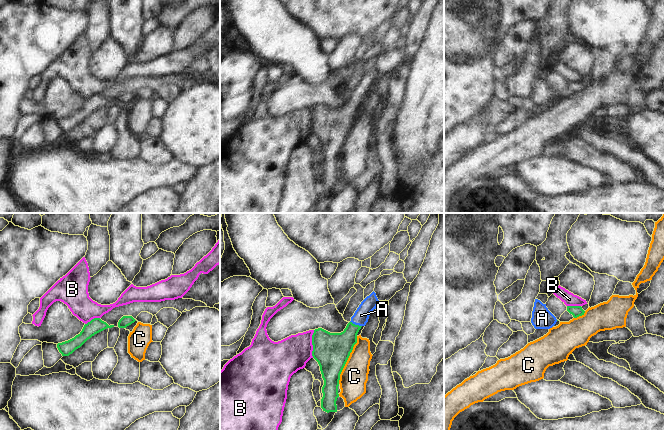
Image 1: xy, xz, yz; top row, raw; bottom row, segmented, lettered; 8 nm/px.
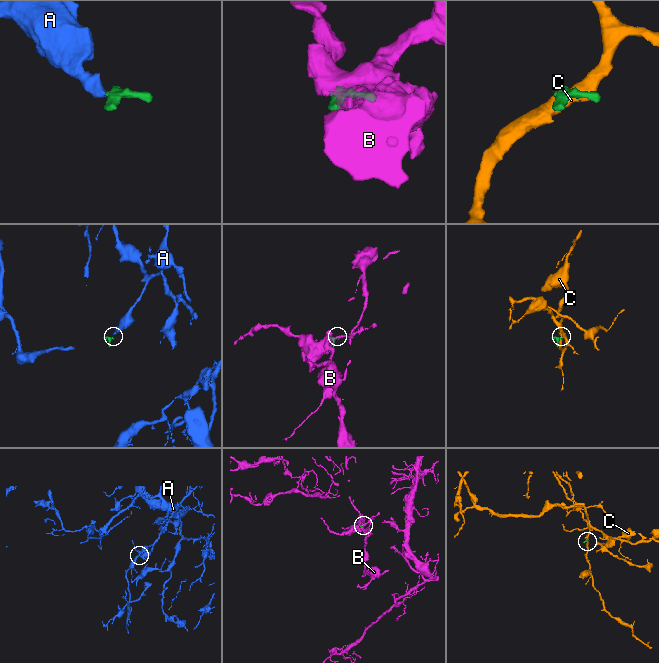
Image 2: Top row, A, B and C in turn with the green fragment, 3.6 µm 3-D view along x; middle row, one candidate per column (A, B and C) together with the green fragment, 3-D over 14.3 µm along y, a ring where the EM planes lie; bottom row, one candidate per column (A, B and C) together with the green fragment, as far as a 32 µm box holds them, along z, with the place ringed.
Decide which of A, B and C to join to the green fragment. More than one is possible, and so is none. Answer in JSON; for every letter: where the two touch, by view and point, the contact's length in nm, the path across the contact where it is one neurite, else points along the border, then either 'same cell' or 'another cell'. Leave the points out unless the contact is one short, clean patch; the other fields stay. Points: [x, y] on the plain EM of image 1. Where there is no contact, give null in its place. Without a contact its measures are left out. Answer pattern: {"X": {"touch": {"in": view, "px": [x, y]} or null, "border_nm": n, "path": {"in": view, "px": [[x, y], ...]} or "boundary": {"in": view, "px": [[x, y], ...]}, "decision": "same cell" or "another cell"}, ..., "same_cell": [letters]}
{"A": {"touch": {"in": "xz", "px": [356, 101]}, "border_nm": 100, "path": {"in": "xz", "px": [[335, 124], [356, 101], [361, 91]]}, "decision": "same cell"}, "B": {"touch": {"in": "xz", "px": [312, 120]}, "border_nm": 220, "decision": "another cell"}, "C": {"touch": {"in": "xz", "px": [347, 135]}, "border_nm": 420, "boundary": {"in": "xz", "px": [[357, 112], [357, 118], [340, 150], [338, 159]]}, "decision": "another cell"}, "same_cell": ["A"]}

